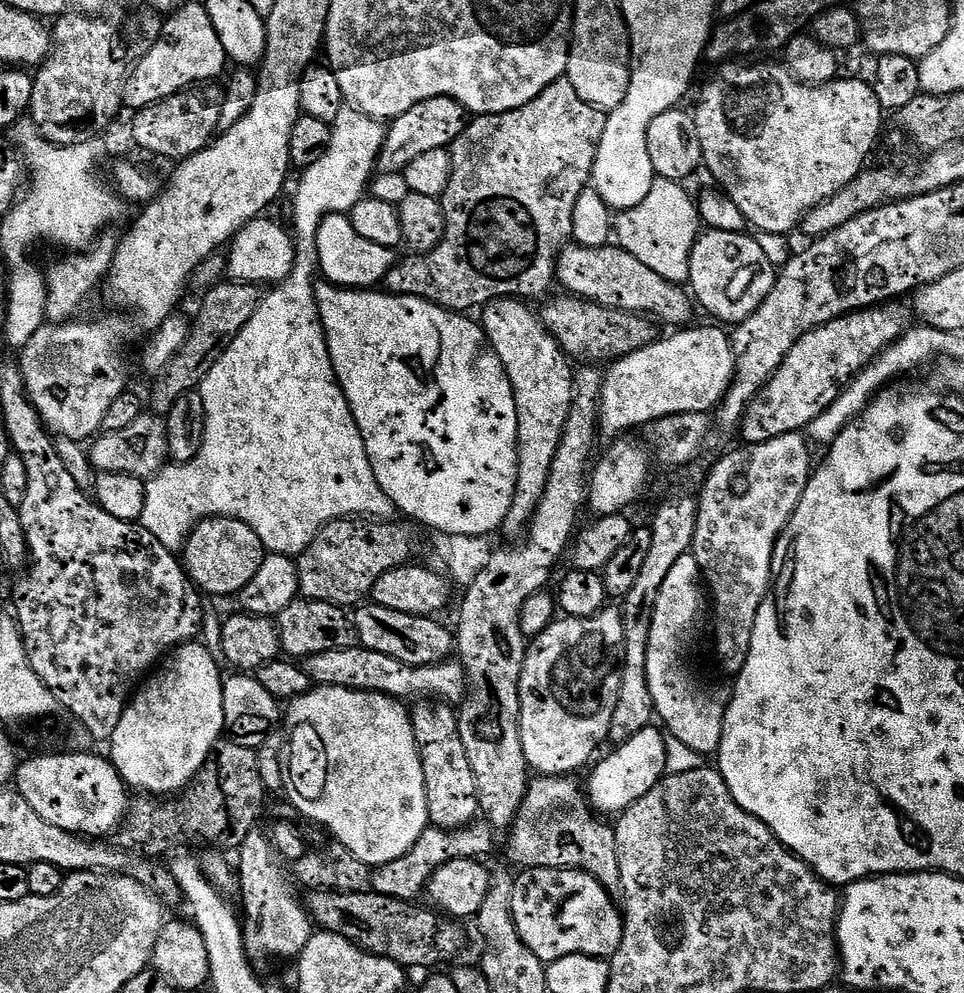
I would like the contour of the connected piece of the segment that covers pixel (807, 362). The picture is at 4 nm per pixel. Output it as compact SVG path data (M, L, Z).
M888 302L877 307L852 311L835 318L826 325L808 331L798 338L785 360L764 384L763 388L748 403L747 411L738 425L738 433L745 445L761 444L770 438L778 438L787 432L807 429L812 420L820 417L830 407L842 391L842 385L860 370L867 367L880 353L897 343L910 329L914 318L911 309L900 302Z

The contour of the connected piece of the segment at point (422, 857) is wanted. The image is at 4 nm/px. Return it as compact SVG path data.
M477 823L475 826L461 827L455 830L445 830L429 826L420 835L418 842L402 858L389 864L379 865L372 873L372 889L396 899L415 901L419 892L427 889L429 880L439 868L451 860L471 860L484 858L492 848L492 832L486 825Z

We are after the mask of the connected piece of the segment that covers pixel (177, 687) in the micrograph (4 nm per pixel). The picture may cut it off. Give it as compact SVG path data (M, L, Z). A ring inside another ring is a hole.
M184 642L177 647L172 648L170 654L164 656L162 663L143 681L142 687L131 697L130 703L122 714L120 723L114 732L110 747L110 759L114 767L116 767L117 774L120 775L125 785L129 789L138 788L141 793L162 794L160 792L170 792L166 794L176 794L181 790L187 789L193 783L192 780L199 772L200 767L203 769L208 763L208 755L212 753L216 743L225 735L224 731L224 680L220 676L220 668L216 665L216 660L212 657L212 652L204 644L199 642Z

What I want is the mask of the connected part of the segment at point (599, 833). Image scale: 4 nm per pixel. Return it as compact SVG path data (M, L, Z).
M544 774L527 786L524 800L511 821L512 837L508 856L516 864L530 868L578 868L601 882L615 881L616 833L595 820L585 789L564 774Z

